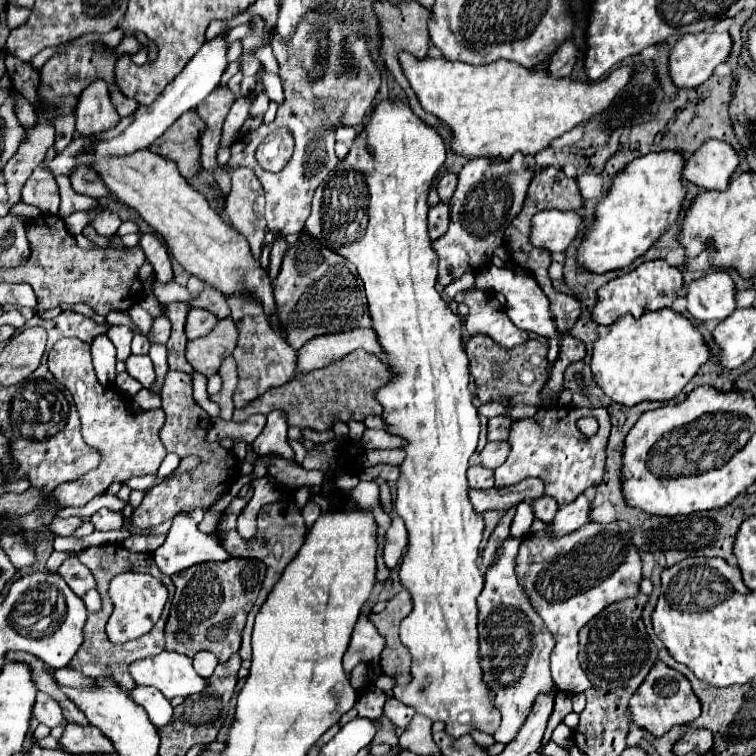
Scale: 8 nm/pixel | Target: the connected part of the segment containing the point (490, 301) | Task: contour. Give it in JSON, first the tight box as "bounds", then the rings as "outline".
{"bounds":[454,292,528,350],"outline":[[[458,292],[454,300],[464,302],[470,308],[466,318],[468,334],[486,334],[506,350],[528,342],[528,332],[512,324],[492,292]]]}

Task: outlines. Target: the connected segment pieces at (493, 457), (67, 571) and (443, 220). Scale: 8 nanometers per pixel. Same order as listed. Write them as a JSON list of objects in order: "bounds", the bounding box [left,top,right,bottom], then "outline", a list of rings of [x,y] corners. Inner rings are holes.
[{"bounds":[480,442,508,468],"outline":[[[488,442],[480,452],[480,464],[484,468],[498,468],[508,458],[508,442]]]},{"bounds":[58,558,96,596],"outline":[[[66,558],[58,568],[58,574],[66,580],[76,596],[84,596],[88,590],[96,588],[96,580],[92,578],[90,570],[78,558]]]},{"bounds":[428,202,450,240],"outline":[[[438,202],[428,212],[428,232],[430,232],[430,238],[432,240],[440,238],[448,230],[448,224],[450,224],[448,202]]]}]

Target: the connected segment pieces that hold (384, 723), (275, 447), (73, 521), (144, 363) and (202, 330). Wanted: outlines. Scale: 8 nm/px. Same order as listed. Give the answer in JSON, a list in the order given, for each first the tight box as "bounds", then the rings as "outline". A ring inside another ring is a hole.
[{"bounds":[372,716,400,748],"outline":[[[380,716],[378,720],[380,720],[380,730],[376,732],[372,744],[388,744],[392,748],[400,746],[398,744],[398,736],[396,736],[396,724],[392,724],[386,716]]]},{"bounds":[252,410,294,458],"outline":[[[272,410],[268,414],[268,424],[262,430],[262,434],[252,442],[252,450],[258,456],[266,456],[270,452],[280,454],[282,458],[294,458],[294,452],[288,444],[286,438],[288,424],[286,424],[286,414],[282,410]]]},{"bounds":[50,516,82,536],"outline":[[[72,516],[72,518],[66,518],[66,520],[58,518],[58,520],[52,520],[50,530],[58,536],[72,536],[74,530],[80,528],[80,524],[82,524],[82,518],[78,518],[78,516]]]},{"bounds":[126,356,156,388],"outline":[[[130,356],[126,360],[126,372],[136,378],[144,388],[150,388],[156,384],[152,360],[148,356]]]},{"bounds":[186,308,218,340],"outline":[[[190,308],[188,318],[186,318],[186,336],[188,340],[200,338],[208,334],[216,324],[218,324],[218,318],[212,312],[204,308]]]}]

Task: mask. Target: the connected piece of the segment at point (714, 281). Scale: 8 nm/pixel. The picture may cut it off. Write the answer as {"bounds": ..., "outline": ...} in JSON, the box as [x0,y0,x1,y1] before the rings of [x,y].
{"bounds":[688,270,736,322],"outline":[[[716,270],[694,280],[688,288],[688,312],[700,322],[724,320],[736,310],[734,280],[728,272]]]}

